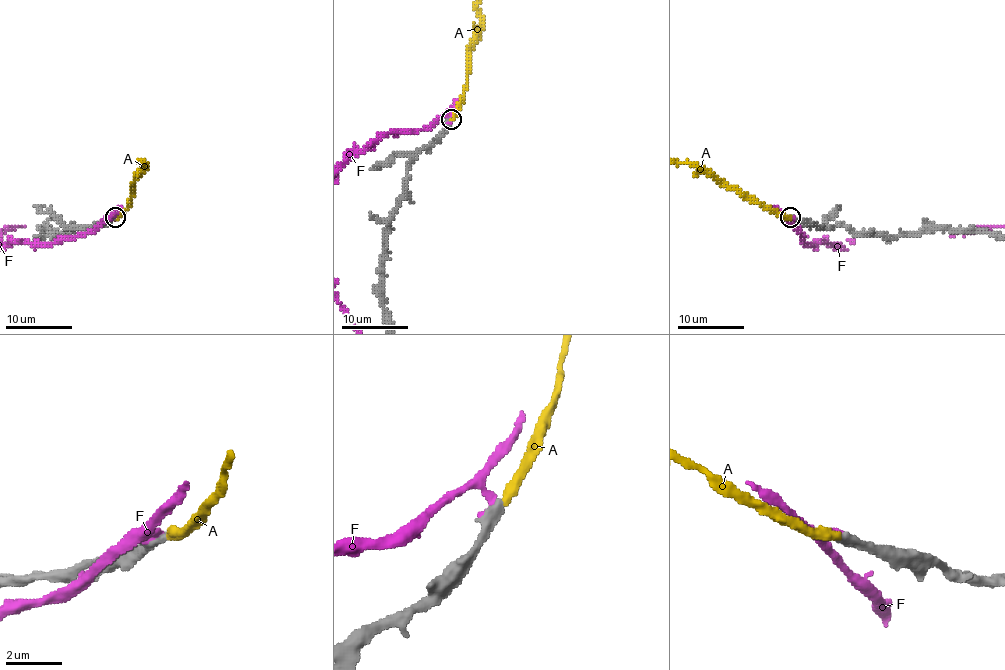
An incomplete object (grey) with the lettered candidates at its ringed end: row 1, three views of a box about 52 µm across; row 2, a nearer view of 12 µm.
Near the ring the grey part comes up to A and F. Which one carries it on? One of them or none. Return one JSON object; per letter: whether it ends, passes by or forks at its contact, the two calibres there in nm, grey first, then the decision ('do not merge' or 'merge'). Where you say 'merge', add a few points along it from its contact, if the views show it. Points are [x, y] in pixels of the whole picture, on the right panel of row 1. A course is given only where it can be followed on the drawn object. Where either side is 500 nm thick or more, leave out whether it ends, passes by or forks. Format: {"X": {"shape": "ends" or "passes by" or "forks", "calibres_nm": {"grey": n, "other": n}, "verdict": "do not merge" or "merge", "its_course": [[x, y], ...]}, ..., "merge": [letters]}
{"A": {"shape": "ends", "calibres_nm": {"grey": 400, "other": 320}, "verdict": "merge"}, "F": {"shape": "ends", "calibres_nm": {"grey": 400, "other": 280}, "verdict": "do not merge"}, "merge": ["A"]}

